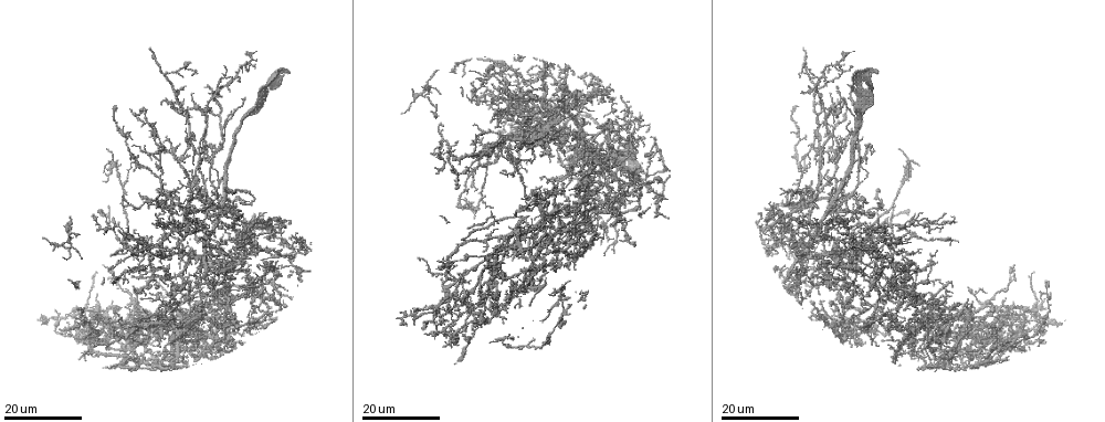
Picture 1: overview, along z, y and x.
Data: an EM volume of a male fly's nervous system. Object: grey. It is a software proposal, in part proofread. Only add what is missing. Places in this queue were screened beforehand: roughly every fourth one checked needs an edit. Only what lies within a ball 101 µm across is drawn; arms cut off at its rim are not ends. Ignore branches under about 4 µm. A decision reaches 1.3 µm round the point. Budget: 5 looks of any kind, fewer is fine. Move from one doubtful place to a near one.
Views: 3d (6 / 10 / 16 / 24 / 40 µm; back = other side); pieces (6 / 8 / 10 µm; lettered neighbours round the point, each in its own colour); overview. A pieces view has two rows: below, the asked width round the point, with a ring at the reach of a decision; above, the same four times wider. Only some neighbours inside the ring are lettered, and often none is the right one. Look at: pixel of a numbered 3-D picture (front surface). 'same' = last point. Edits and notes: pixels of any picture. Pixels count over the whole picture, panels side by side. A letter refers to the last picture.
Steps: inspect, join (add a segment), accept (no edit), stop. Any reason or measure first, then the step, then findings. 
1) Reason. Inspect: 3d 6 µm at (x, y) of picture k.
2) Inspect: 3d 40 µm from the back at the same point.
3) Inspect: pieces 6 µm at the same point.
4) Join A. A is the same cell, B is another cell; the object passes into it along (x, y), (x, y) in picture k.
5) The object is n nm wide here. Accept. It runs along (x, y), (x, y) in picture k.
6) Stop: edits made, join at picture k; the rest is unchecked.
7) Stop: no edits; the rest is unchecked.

Thin end. Inspect: 3d 16 µm at (576, 267) of picture 1.

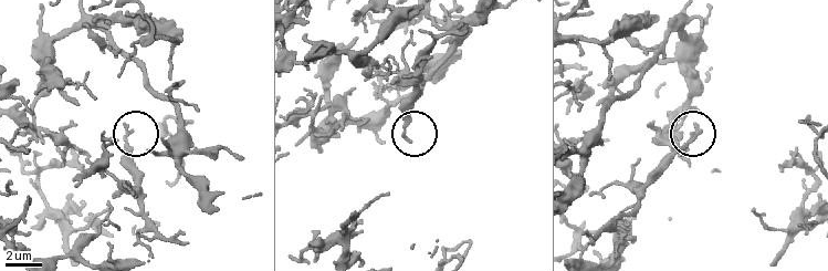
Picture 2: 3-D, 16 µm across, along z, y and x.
Inspect: pieces 6 µm at (126, 125) of picture 2.

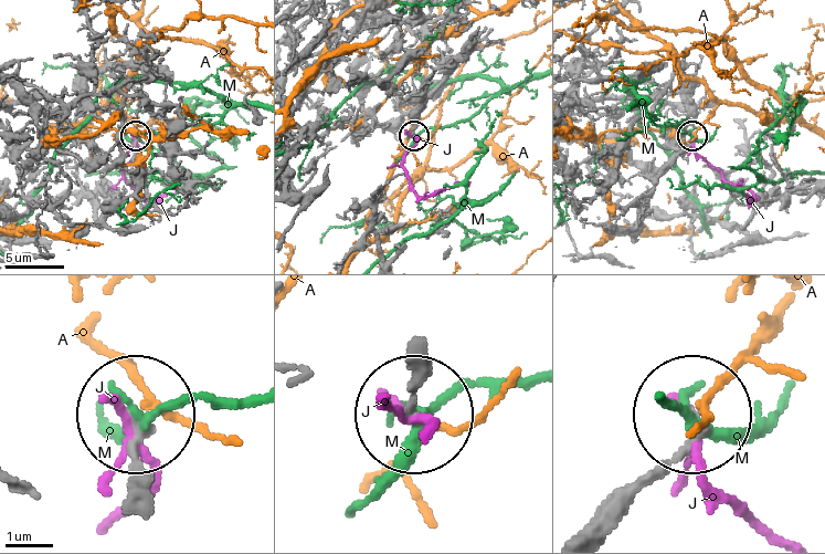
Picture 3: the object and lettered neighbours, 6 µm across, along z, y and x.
The object is 190 nm wide here. Accept. A, J and M are other cells; it runs along (148, 493), (131, 414) in picture 3; no lettered segment goes on from it.

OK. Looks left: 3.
Branch stops here. Inspect: 3d 16 µm at (456, 188) of picture 1.

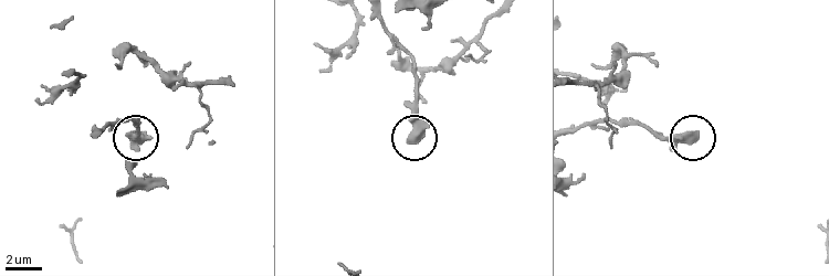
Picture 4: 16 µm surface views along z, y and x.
Inspect: pieces 8 µm at (695, 135) of picture 4.

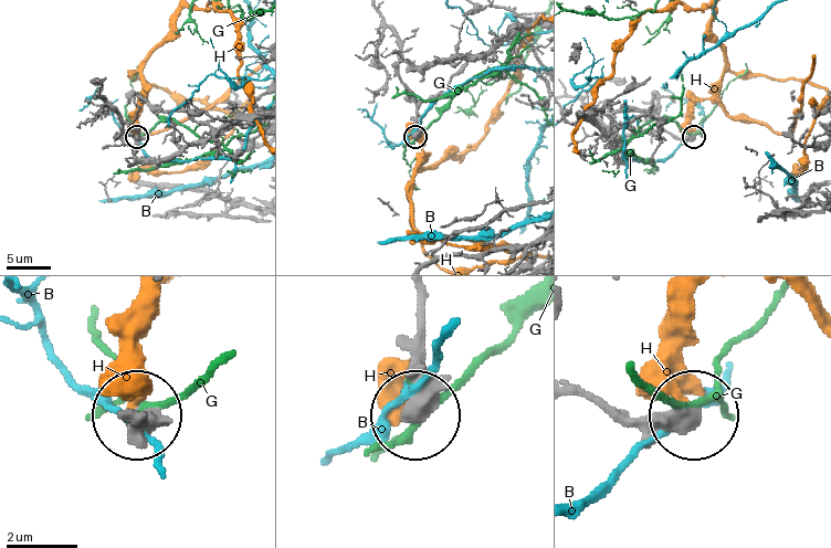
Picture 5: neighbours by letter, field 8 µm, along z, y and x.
The object is 500 nm wide here. Accept. B, G and H are other cells; it runs along (419, 297), (412, 410) in picture 5; none of them fits.

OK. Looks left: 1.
Stop: no edits; the rest is unchecked.

